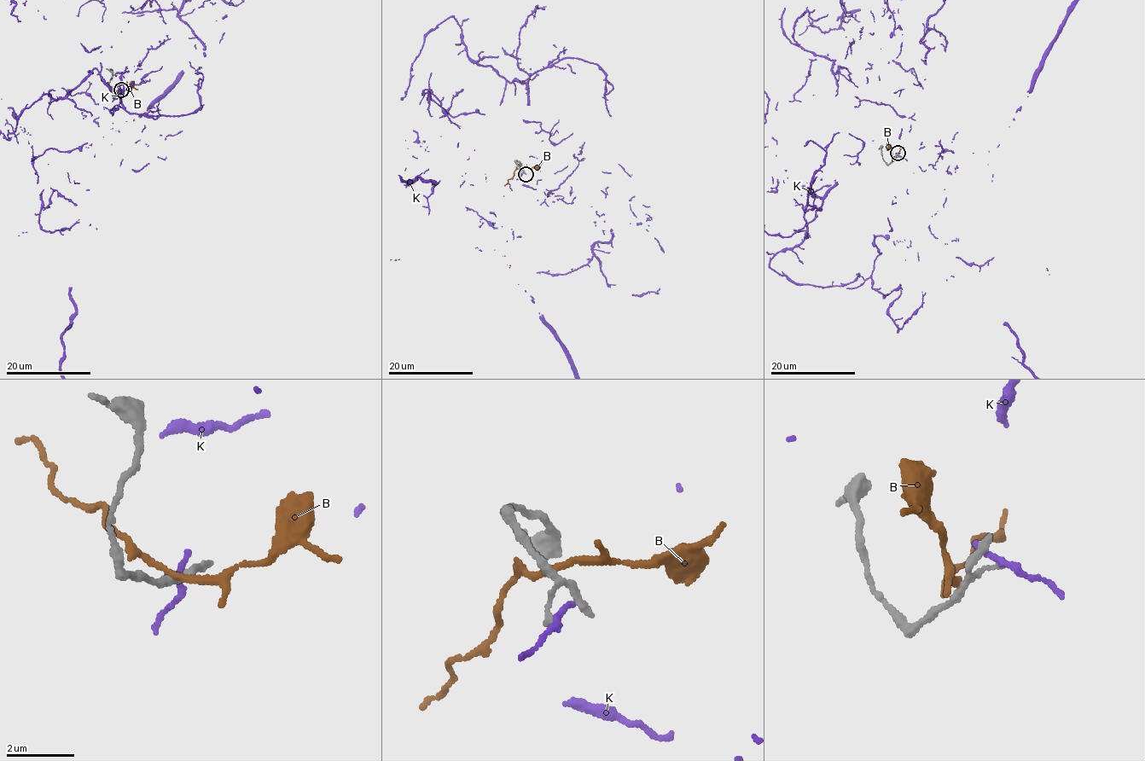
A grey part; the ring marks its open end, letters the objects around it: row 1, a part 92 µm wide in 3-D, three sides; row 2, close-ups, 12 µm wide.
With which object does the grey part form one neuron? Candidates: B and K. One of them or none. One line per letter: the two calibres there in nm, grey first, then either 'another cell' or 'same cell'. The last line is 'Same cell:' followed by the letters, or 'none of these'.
B: 180/170 nm | another cell
K: 160/240 nm | another cell
Same cell: none of these

